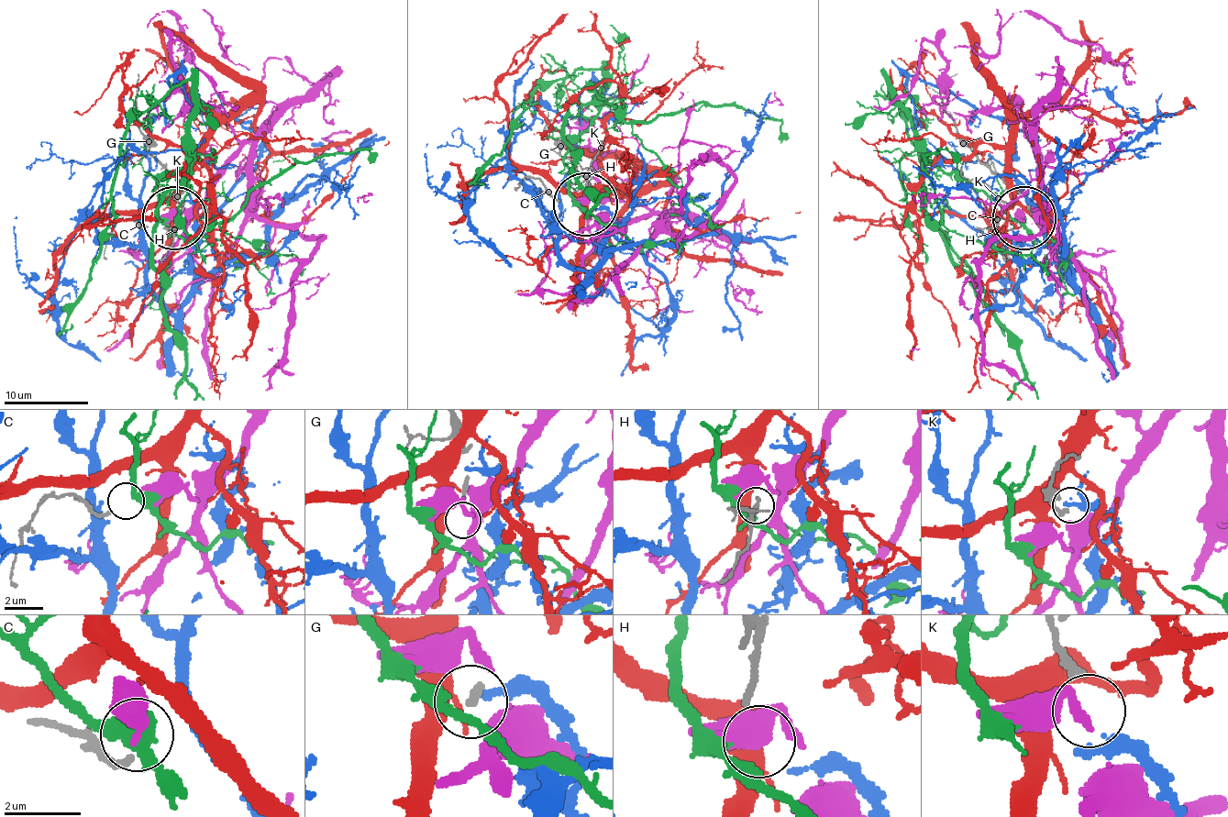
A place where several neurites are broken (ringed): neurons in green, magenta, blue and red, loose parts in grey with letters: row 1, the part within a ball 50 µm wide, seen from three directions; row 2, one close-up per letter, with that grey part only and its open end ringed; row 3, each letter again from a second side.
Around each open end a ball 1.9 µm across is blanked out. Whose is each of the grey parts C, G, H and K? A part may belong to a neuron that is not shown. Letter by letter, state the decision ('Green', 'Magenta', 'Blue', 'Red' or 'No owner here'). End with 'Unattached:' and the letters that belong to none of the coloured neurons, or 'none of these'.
C: Magenta
G: No owner here
H: Green
K: Blue
Unattached: G

